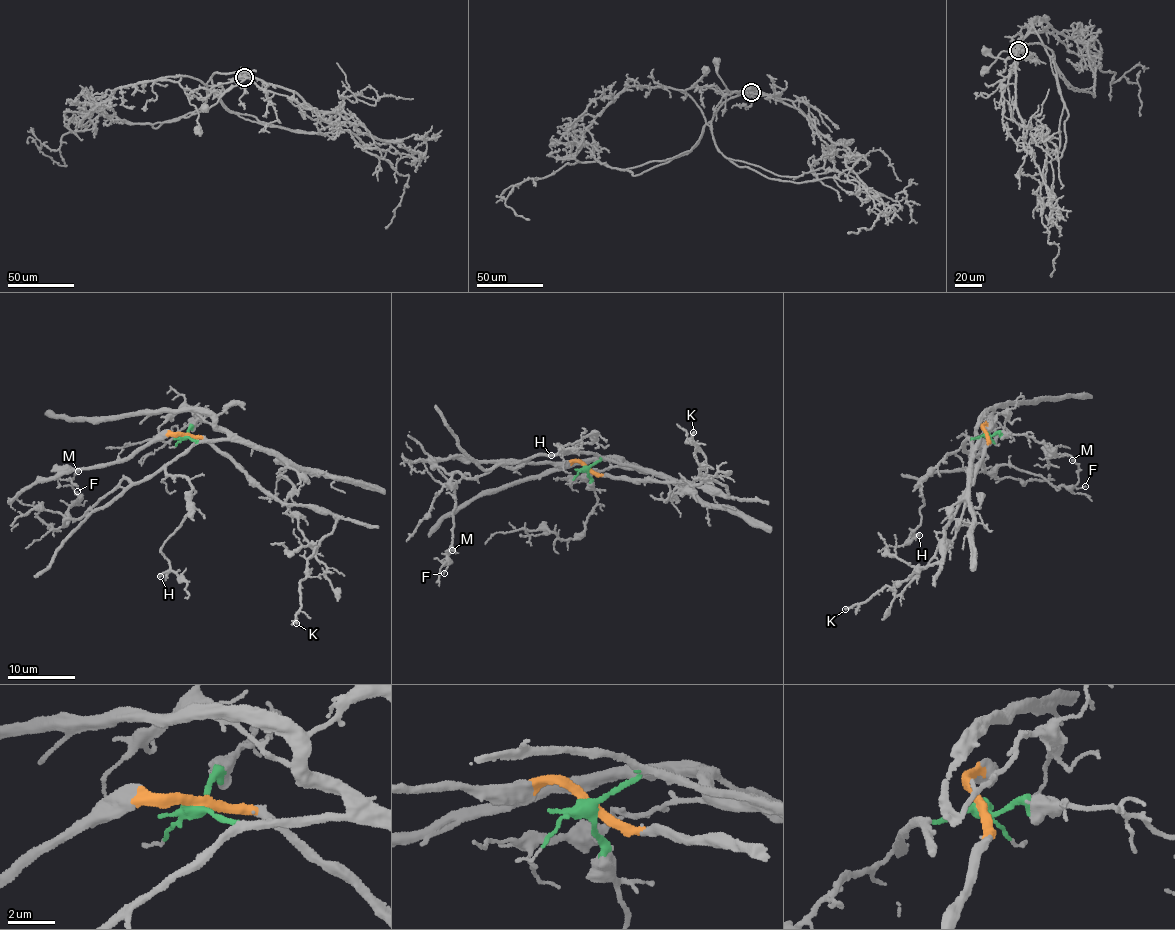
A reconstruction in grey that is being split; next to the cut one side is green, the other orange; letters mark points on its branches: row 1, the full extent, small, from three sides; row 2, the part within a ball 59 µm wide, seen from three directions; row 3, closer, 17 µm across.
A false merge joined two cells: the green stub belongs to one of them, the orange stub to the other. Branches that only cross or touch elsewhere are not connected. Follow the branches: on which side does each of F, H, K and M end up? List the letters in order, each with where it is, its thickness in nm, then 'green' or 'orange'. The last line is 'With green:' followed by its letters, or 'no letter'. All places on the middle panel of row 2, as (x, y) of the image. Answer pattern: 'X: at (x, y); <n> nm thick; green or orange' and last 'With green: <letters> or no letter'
F: at (444, 573); 110 nm thick; green
H: at (551, 455); 100 nm thick; green
K: at (693, 432); 240 nm thick; orange
M: at (452, 550); 140 nm thick; green
With green: F, H, M

